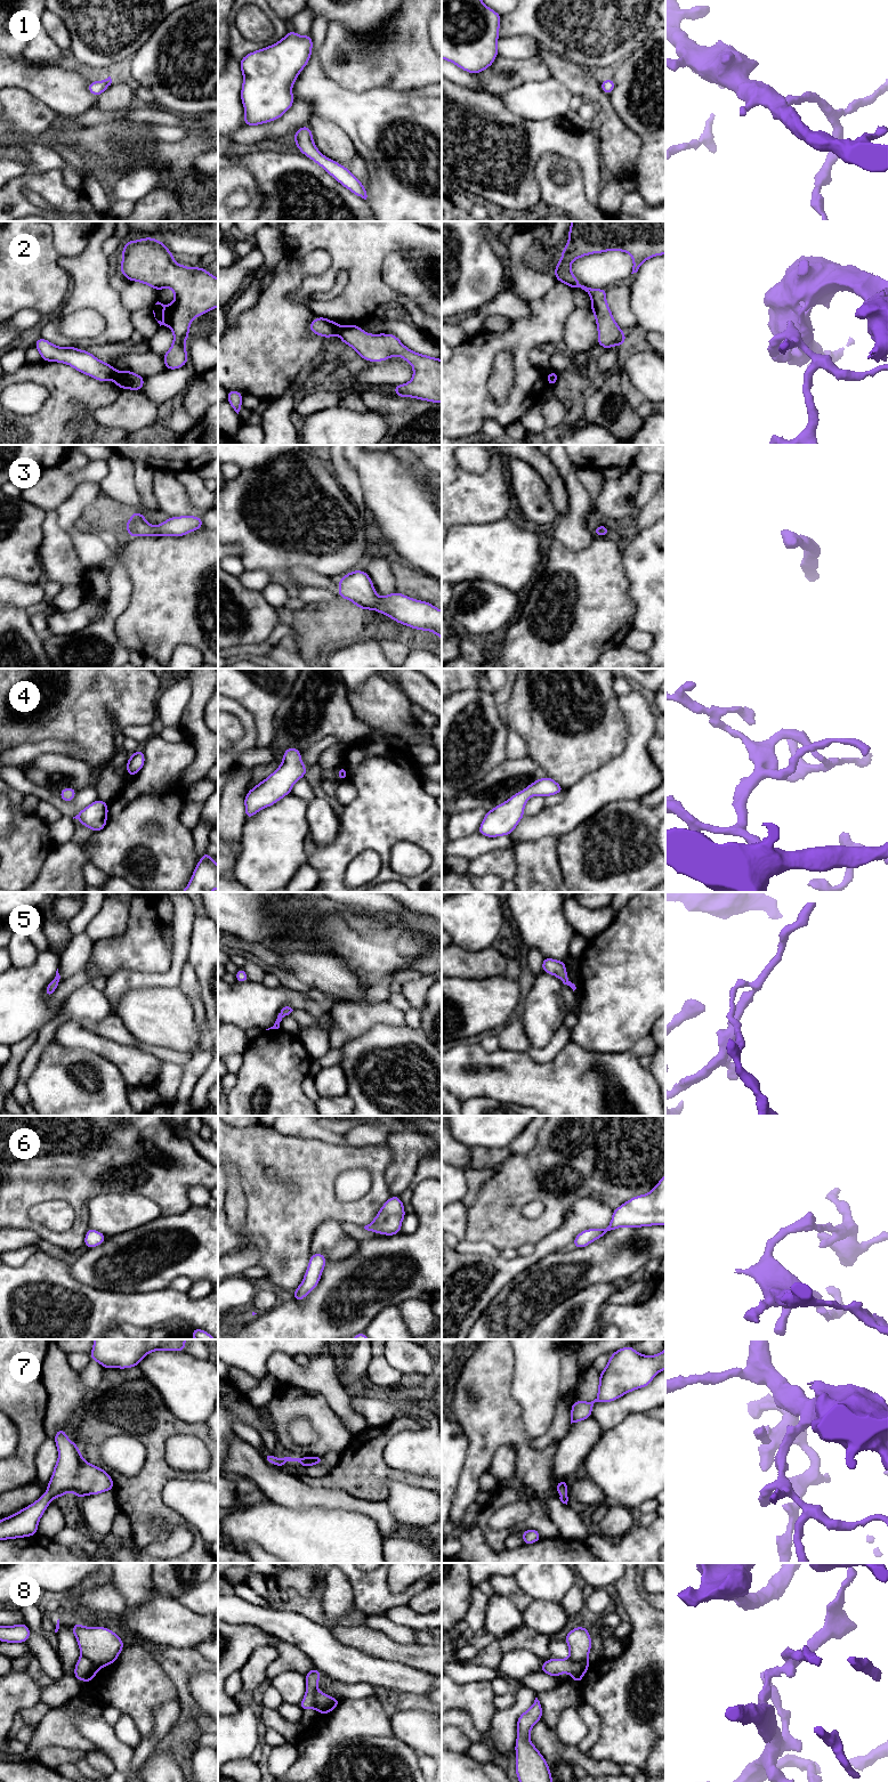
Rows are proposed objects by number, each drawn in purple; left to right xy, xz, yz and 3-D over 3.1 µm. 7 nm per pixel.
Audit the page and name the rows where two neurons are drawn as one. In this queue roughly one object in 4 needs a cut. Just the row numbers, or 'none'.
2, 8

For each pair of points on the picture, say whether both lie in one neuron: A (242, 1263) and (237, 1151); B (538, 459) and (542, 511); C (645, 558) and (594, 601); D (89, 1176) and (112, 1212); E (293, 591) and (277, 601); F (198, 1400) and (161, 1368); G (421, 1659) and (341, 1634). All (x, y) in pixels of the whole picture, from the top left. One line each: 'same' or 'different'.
A: different
B: different
C: different
D: different
E: different
F: same
G: same

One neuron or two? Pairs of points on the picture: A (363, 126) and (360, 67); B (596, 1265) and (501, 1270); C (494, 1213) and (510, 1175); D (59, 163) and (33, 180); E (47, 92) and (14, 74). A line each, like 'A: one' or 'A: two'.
A: two
B: two
C: one
D: two
E: one

